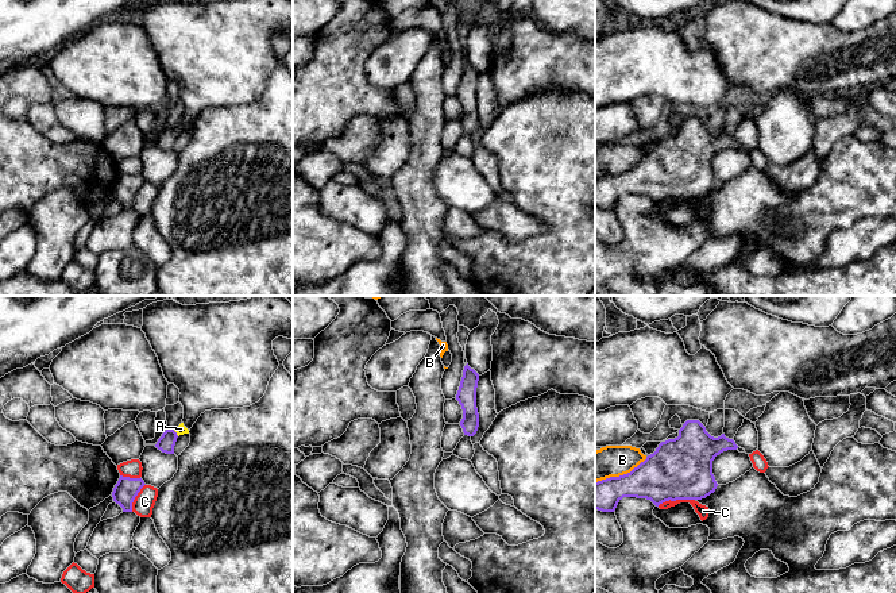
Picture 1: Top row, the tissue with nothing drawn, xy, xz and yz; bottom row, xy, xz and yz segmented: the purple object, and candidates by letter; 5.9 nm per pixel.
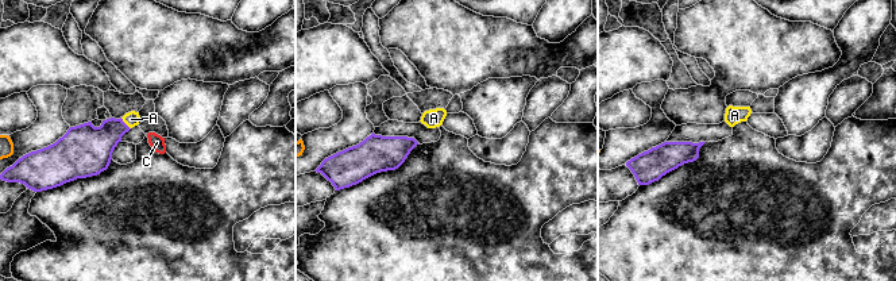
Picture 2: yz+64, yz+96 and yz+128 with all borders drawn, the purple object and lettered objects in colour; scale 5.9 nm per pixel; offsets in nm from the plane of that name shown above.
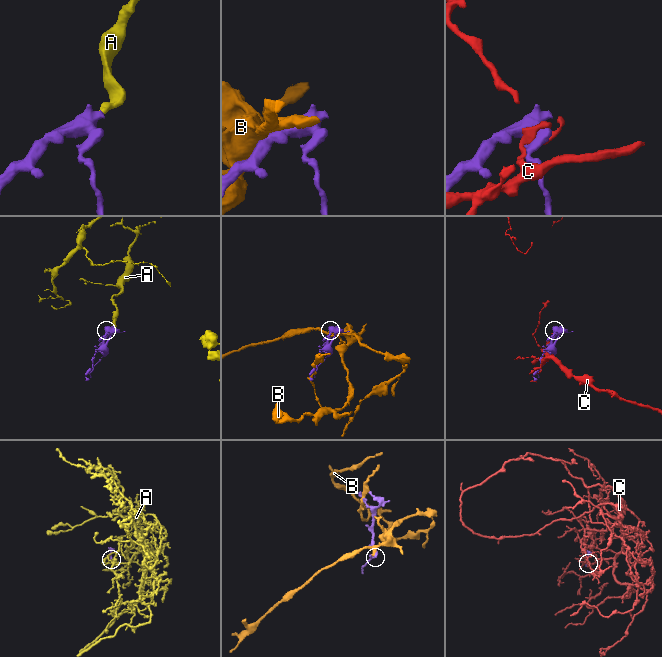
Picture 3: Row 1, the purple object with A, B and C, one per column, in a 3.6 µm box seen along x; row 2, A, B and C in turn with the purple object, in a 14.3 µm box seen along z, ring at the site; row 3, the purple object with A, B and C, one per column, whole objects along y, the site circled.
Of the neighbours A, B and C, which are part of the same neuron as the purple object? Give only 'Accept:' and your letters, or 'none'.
Accept: A

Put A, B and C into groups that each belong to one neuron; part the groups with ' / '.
A / B / C

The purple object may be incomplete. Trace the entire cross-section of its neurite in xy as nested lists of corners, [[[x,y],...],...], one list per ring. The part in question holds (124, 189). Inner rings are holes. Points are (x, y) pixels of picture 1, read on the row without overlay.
[[[120,173],[112,189],[113,199],[123,205],[123,209],[132,209],[132,200],[144,182],[142,176]]]

